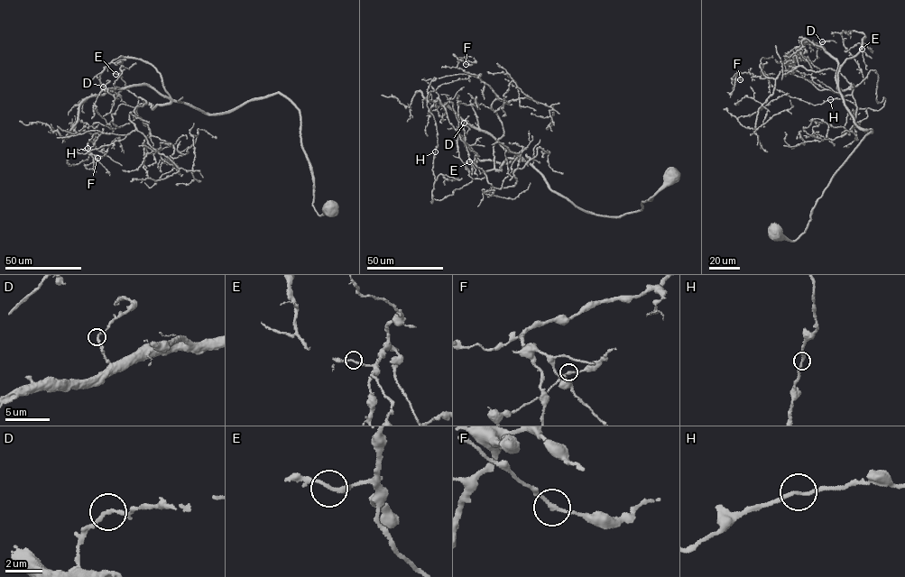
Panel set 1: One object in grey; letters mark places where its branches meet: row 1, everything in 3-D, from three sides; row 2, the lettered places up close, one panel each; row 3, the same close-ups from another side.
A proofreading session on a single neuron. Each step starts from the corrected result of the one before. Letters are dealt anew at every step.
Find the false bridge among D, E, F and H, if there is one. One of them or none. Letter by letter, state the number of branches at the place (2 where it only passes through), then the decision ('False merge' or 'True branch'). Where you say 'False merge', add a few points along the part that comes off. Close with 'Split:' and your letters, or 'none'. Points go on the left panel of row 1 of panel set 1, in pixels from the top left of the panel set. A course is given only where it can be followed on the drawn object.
D: Branches: 2. True branch
E: Branches: 2. True branch
F: Branches: 2. True branch
H: Branches: 2. True branch
Split: none

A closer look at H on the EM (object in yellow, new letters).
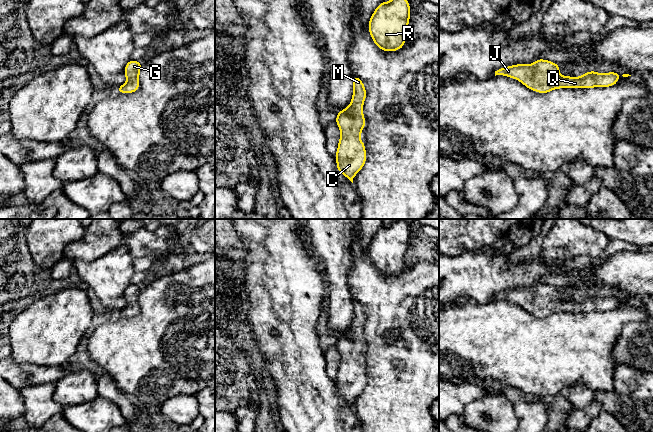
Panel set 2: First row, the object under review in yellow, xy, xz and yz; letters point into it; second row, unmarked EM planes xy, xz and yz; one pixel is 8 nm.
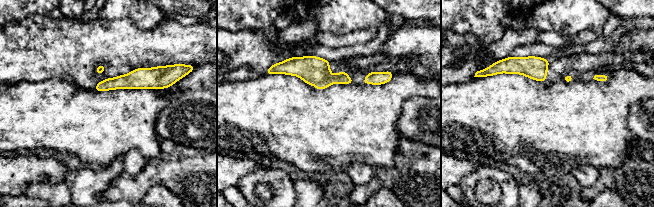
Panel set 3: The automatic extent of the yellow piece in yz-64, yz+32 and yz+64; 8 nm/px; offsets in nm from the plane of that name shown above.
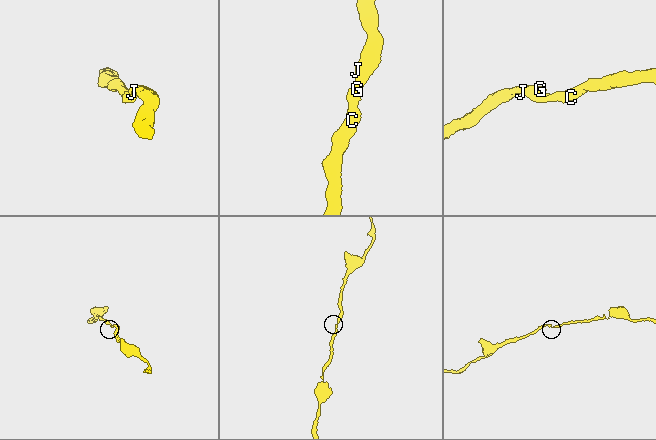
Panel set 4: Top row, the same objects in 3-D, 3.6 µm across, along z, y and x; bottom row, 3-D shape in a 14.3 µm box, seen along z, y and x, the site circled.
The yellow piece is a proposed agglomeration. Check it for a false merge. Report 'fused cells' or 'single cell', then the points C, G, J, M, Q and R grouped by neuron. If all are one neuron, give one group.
single cell; C G J M Q R

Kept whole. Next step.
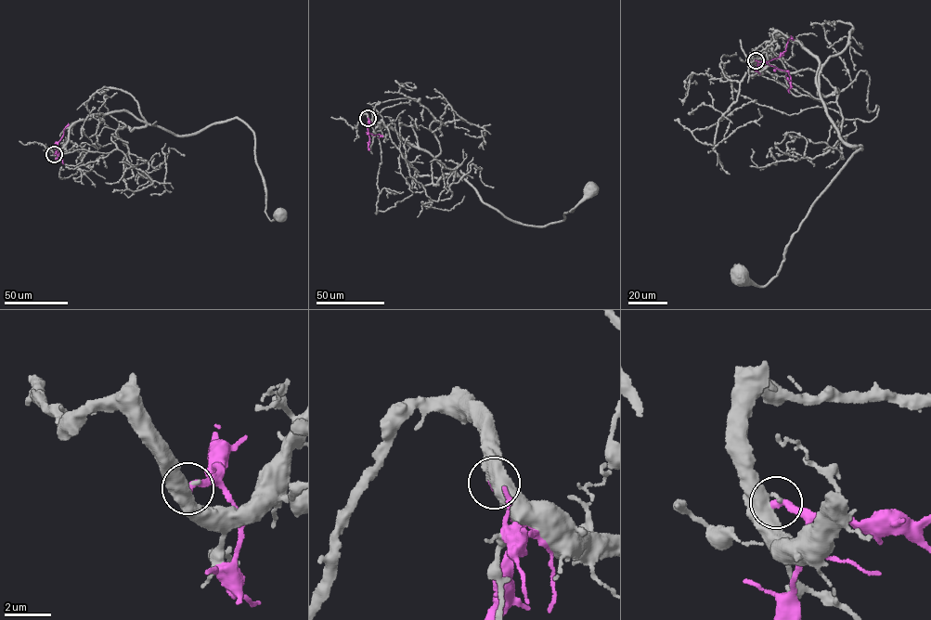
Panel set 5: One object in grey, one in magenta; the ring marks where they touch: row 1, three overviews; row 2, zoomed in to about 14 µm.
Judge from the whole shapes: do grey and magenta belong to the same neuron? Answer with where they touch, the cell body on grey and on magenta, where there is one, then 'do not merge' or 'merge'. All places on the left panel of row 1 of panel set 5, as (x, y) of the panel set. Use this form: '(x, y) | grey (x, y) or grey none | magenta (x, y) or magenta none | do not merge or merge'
(54, 154) | grey (280, 211) | magenta none | do not merge

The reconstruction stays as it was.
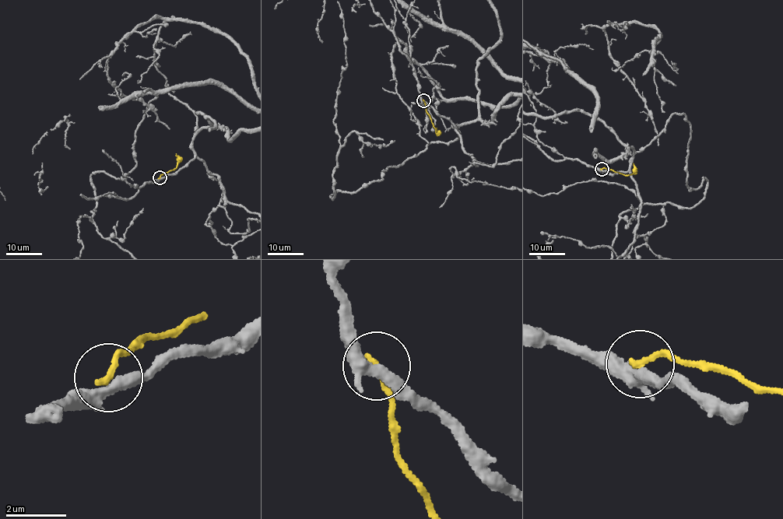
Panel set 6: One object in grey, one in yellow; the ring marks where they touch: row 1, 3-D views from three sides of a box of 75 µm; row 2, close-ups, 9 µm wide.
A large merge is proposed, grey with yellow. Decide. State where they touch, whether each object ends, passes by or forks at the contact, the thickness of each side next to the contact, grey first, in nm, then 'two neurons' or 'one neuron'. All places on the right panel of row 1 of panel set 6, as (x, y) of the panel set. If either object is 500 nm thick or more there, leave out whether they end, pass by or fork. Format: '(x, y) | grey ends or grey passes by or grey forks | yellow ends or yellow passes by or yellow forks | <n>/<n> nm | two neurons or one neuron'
(602, 169) | grey forks | yellow ends | 320/220 nm | two neurons

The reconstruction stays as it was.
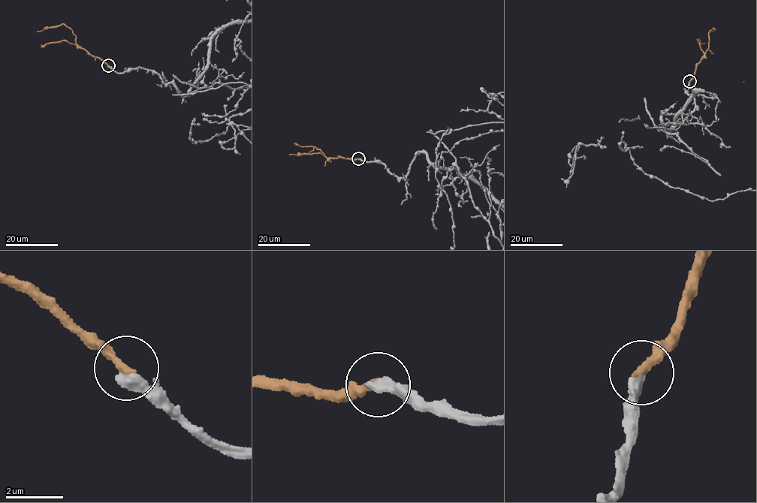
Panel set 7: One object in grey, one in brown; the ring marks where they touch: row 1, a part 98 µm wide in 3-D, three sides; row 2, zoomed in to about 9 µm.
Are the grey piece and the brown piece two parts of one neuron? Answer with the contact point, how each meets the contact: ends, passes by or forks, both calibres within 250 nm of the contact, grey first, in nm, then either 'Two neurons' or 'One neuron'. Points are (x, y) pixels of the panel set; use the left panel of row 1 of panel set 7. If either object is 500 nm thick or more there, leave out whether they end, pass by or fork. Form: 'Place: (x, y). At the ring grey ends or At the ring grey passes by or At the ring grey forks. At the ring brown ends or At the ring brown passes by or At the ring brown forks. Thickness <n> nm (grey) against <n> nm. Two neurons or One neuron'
Place: (108, 65). At the ring grey ends. At the ring brown ends. Thickness 440 nm (grey) against 280 nm. One neuron

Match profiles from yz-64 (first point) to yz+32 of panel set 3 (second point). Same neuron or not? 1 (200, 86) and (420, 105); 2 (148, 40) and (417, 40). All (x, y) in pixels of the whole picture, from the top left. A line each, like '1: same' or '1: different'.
1: same
2: same

